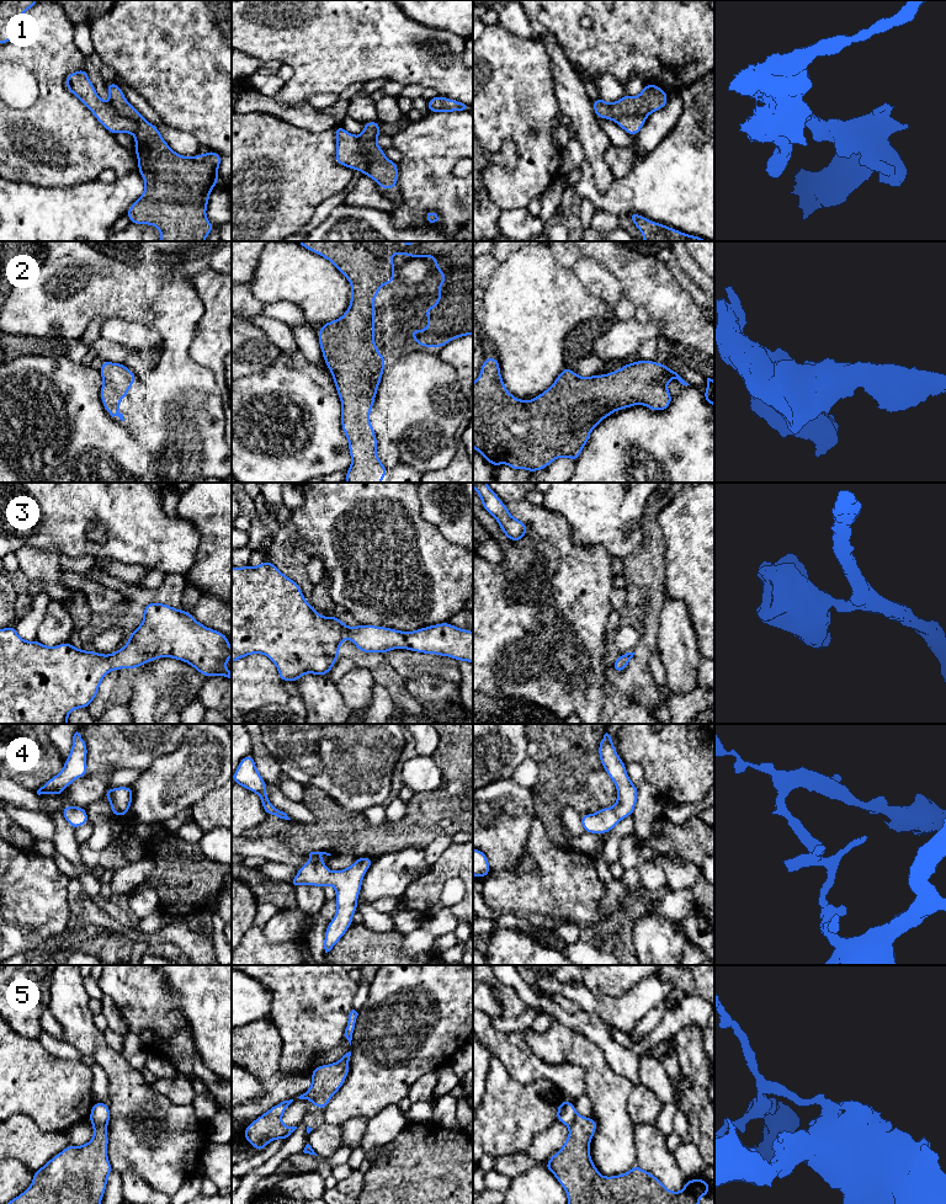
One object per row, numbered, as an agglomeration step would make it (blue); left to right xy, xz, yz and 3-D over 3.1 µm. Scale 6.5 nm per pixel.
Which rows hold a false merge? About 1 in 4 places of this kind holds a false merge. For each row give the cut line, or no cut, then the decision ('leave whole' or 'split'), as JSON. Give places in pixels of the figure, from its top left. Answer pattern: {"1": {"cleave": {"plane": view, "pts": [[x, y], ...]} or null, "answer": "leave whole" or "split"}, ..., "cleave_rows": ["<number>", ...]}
{"1": {"cleave": {"plane": "xy", "pts": [[110, 102], [118, 112], [129, 117], [136, 123], [136, 134]]}, "answer": "split"}, "2": {"cleave": null, "answer": "leave whole"}, "3": {"cleave": null, "answer": "leave whole"}, "4": {"cleave": null, "answer": "leave whole"}, "5": {"cleave": {"plane": "xy", "pts": [[92, 1123], [106, 1125]]}, "answer": "split"}, "cleave_rows": ["1", "5"]}

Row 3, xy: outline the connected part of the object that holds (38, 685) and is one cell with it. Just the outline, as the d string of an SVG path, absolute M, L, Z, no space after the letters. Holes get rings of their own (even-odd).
M152 602L143 608L143 622L133 629L127 644L110 655L97 651L75 649L70 641L57 646L46 646L37 639L23 640L15 627L0 629L0 724L68 724L68 715L78 708L89 708L99 693L100 683L112 670L138 668L143 664L160 657L172 657L185 661L206 677L224 676L232 678L230 671L225 667L232 656L229 638L218 630L213 630L197 622L187 611Z

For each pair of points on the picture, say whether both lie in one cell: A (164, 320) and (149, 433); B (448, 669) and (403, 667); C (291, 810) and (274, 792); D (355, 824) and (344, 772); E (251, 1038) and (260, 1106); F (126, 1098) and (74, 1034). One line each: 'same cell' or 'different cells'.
A: same cell
B: same cell
C: same cell
D: different cells
E: same cell
F: same cell

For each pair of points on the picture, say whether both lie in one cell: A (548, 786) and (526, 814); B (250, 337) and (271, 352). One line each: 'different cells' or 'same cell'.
A: different cells
B: same cell

